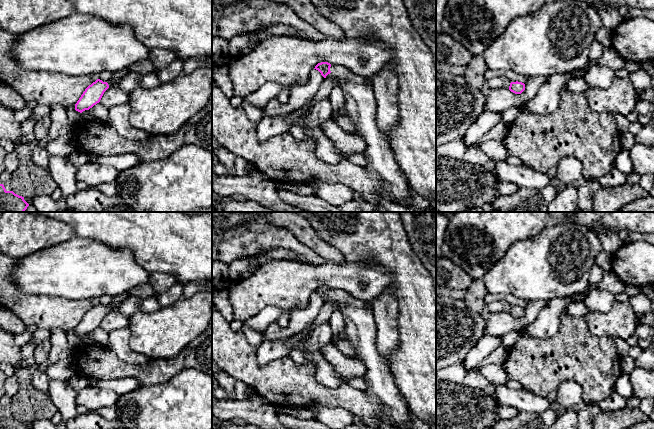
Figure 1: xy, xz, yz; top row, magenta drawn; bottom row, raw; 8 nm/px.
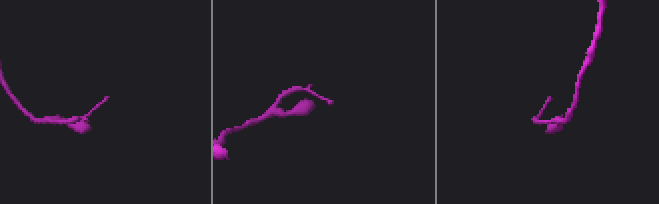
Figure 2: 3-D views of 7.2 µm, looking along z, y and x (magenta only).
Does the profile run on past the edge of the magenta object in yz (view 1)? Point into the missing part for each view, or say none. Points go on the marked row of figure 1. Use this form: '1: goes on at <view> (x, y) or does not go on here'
1: does not go on here

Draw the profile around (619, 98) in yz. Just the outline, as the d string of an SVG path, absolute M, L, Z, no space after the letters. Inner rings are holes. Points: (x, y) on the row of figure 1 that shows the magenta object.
M615 77L606 89L590 87L584 95L589 108L597 113L611 113L613 115L629 115L639 99L629 79Z

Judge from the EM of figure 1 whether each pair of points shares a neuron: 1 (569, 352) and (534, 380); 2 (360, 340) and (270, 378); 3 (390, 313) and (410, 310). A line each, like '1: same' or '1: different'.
1: same
2: different
3: different

